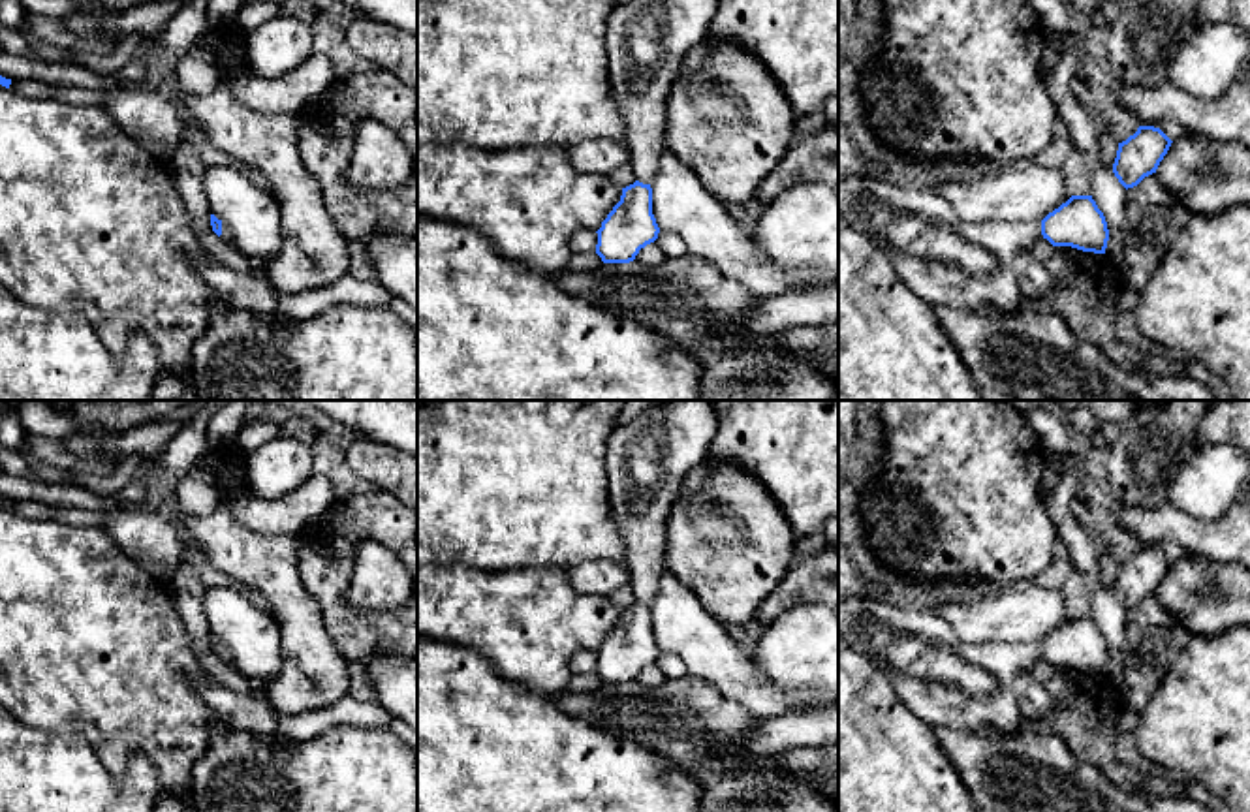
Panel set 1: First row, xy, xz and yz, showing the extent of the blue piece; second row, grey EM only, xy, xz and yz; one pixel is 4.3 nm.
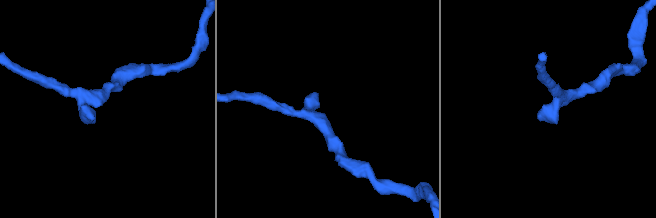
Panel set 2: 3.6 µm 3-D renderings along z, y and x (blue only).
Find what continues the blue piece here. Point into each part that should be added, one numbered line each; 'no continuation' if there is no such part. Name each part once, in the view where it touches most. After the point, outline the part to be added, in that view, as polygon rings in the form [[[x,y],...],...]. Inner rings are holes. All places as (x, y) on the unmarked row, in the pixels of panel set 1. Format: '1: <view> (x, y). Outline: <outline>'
1: yz (946, 681). Outline: [[[838,598],[838,635],[876,664],[906,707],[930,727],[1017,731],[1024,718],[1013,680],[1019,673],[1032,673],[1043,658],[1041,641],[968,643],[942,617],[878,598]]]

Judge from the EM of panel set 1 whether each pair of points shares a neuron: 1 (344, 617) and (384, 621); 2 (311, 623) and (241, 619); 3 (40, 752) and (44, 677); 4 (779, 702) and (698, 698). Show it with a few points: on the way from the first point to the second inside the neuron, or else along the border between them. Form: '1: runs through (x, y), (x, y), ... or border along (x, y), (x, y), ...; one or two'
1: runs through (354, 621), (374, 621); one
2: border along (267, 609), (279, 626), (282, 664); two
3: border along (19, 720), (40, 730), (76, 732), (85, 739); two
4: border along (692, 675), (703, 677), (756, 718); two

